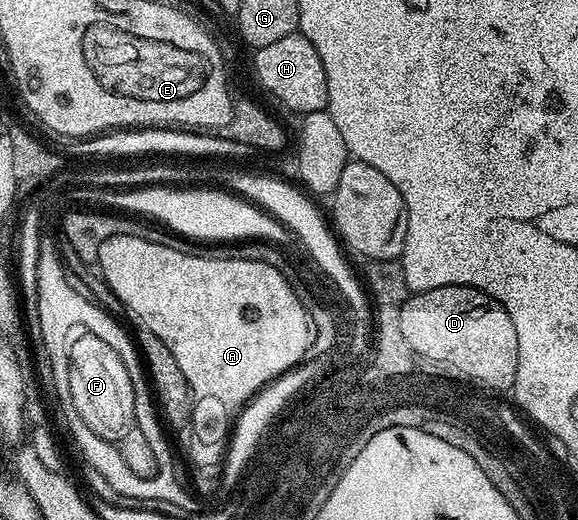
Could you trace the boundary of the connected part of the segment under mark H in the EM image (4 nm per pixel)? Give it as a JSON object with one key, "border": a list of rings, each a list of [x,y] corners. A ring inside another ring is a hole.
{"border":[[[302,33],[282,36],[282,40],[277,40],[274,44],[266,44],[255,51],[256,59],[252,66],[256,69],[256,78],[260,81],[260,86],[268,94],[273,94],[282,105],[288,110],[297,110],[300,116],[310,112],[328,109],[328,89],[326,88],[326,68],[322,68],[322,56],[318,56],[318,48],[306,40]]]}

